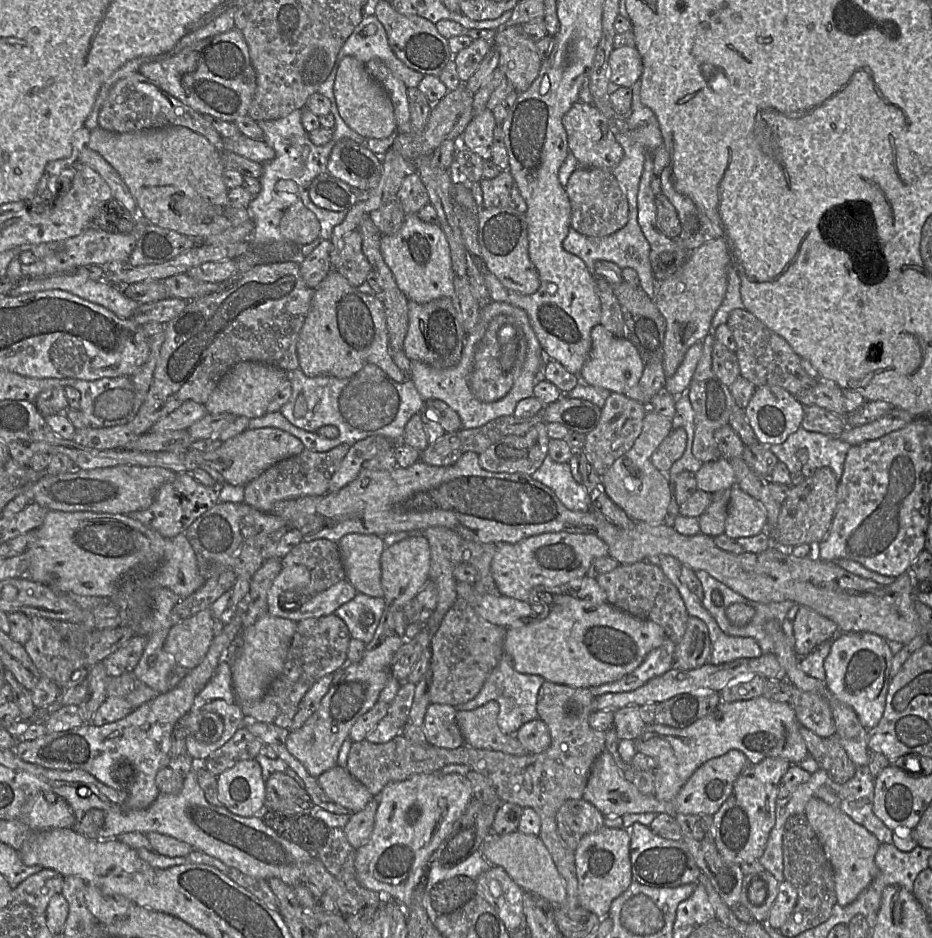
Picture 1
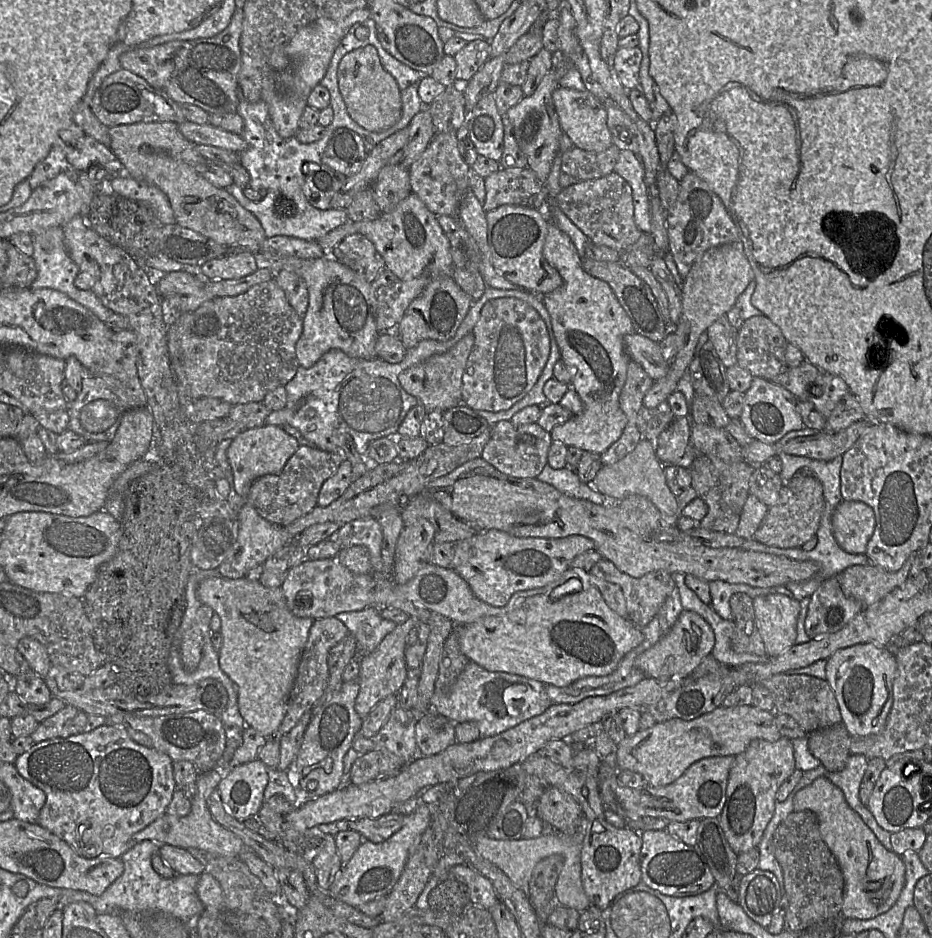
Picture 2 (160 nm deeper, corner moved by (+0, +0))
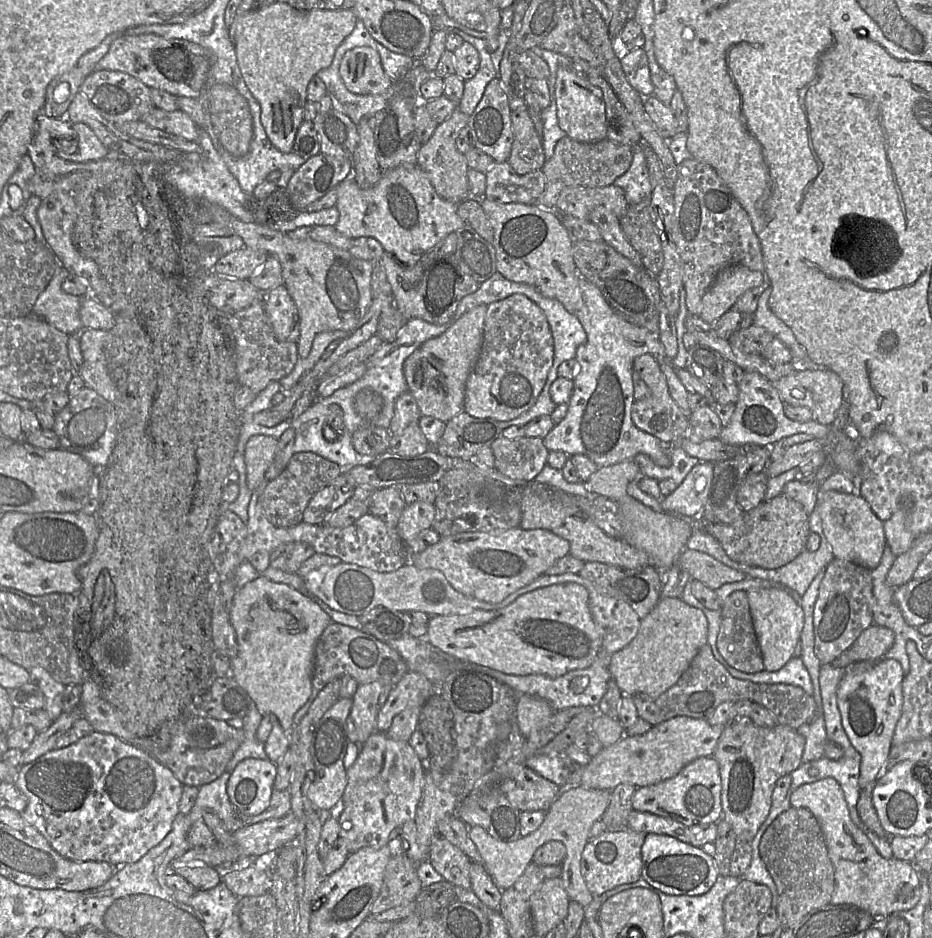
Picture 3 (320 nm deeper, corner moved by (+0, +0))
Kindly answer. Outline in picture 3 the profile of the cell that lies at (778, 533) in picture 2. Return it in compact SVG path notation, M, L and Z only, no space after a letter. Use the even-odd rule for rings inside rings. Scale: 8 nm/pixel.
M783 493L746 512L738 523L698 525L722 545L733 561L766 569L779 568L795 559L805 549L810 534L809 515L799 502Z

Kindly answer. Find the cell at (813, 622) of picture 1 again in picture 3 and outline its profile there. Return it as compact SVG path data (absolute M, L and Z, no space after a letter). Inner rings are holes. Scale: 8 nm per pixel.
M838 558L826 567L813 614L814 652L822 665L832 664L866 628L873 625L875 597L870 571Z

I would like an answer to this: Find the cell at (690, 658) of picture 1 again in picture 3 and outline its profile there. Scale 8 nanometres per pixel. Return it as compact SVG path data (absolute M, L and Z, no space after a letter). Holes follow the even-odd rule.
M661 597L654 608L640 621L635 638L610 657L609 671L623 695L645 693L658 697L674 686L688 669L700 648L707 643L708 621L704 613L689 606L681 598Z

